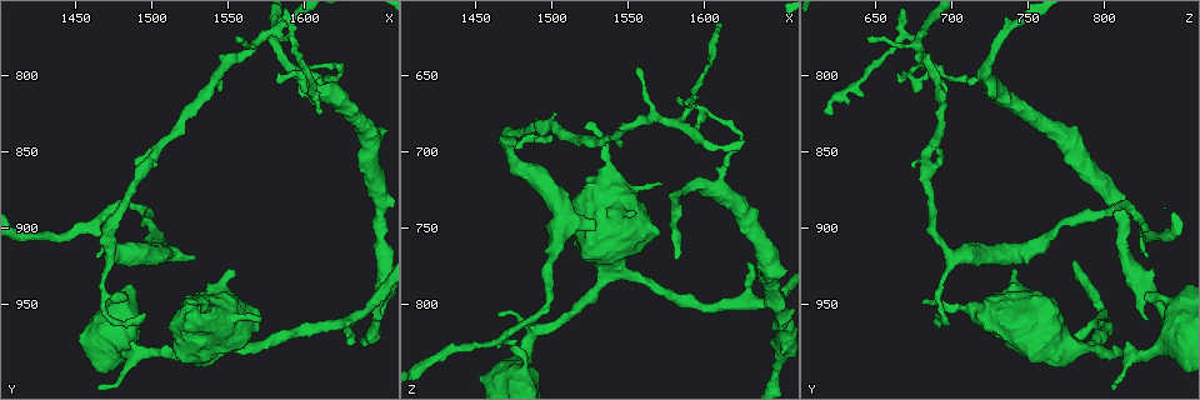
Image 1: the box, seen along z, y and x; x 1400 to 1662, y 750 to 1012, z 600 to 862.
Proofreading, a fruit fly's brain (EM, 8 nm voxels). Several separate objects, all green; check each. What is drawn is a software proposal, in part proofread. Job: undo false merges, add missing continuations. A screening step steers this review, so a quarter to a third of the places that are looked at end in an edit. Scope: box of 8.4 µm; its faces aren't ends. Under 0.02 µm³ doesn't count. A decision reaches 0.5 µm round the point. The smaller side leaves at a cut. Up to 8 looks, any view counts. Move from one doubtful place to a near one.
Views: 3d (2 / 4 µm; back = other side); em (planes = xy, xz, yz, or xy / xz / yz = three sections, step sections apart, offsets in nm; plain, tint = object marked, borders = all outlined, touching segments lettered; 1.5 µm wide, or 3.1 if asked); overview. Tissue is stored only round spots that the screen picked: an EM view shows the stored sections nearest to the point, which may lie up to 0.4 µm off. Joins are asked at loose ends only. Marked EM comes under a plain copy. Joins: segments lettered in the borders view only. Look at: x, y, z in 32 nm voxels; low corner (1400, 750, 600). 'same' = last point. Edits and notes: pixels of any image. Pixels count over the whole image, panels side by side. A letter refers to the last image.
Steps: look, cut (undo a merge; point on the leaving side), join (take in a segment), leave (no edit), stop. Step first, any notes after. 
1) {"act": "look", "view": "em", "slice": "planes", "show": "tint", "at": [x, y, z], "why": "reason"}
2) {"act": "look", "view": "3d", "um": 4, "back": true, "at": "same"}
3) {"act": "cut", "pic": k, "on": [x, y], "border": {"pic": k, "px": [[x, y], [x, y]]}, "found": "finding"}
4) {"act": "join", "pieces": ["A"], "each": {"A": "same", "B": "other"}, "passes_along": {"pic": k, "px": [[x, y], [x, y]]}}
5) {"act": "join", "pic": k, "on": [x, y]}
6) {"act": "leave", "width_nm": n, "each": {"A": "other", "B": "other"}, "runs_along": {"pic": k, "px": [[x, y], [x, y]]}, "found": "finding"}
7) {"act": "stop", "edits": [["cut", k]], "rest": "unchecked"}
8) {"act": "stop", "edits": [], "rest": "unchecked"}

{"act": "look", "view": "3d", "um": 2, "at": [1502, 900, 768], "why": "thick turns thin"}

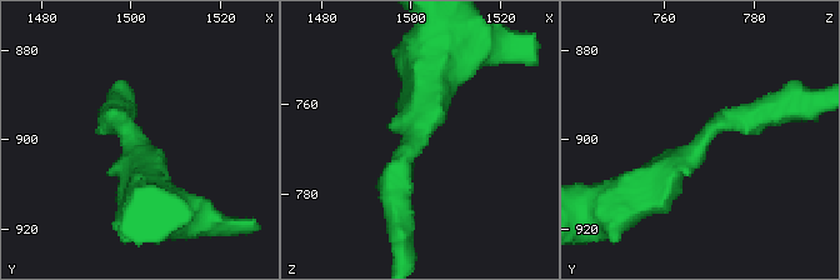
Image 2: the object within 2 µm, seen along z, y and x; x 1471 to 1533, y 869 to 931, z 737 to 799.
{"act": "look", "view": "em", "slice": "planes", "show": "tint", "at": [1501, 901, 768], "why": "need the tissue"}

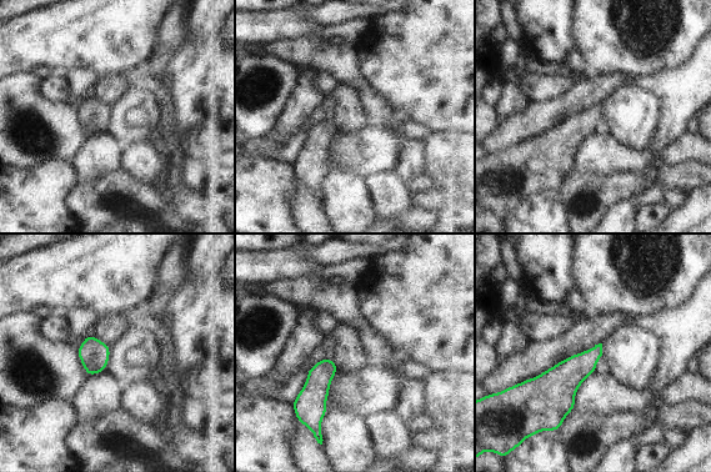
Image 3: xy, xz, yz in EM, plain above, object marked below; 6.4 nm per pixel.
{"act": "look", "view": "em", "slice": "planes", "show": "borders", "at": "same", "why": "what lies round it"}

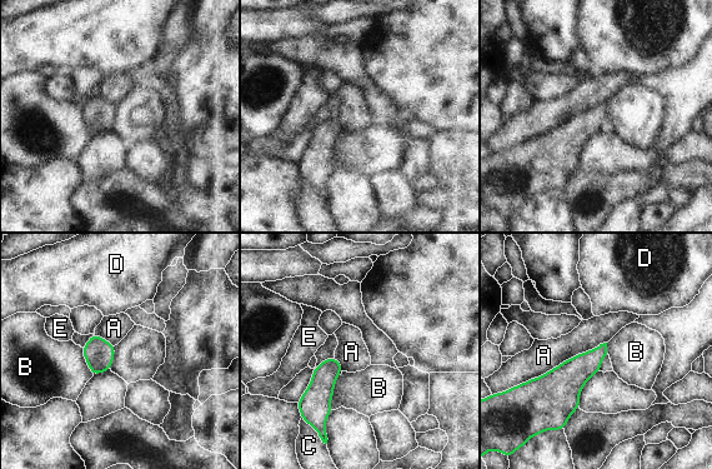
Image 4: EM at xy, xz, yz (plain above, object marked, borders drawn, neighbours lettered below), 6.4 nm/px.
{"act": "leave", "each": {"A": "other", "B": "other", "C": "other", "D": "other", "E": "other"}, "border": {"pic": 4, "px": [[606, 342], [581, 352], [520, 384]]}, "found": "one neuron here"}

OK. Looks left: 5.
{"act": "look", "view": "3d", "um": 4, "at": [1464, 916, 828], "why": "tapers out"}

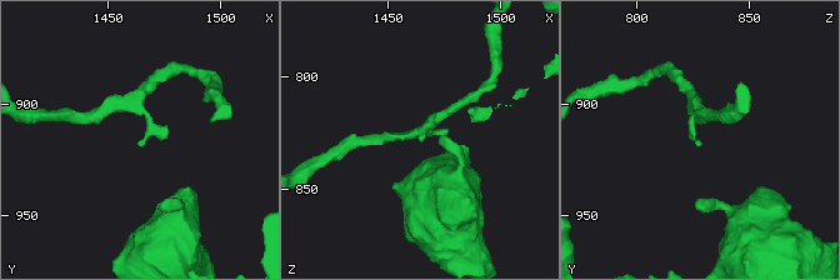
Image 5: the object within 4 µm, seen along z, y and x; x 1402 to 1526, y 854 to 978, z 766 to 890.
{"act": "look", "view": "em", "slice": "planes", "show": "tint", "at": [1463, 916, 830]}

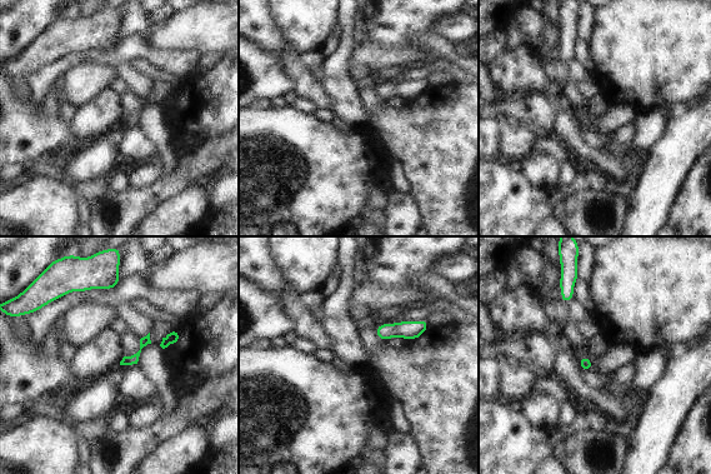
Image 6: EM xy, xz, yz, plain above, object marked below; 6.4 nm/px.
{"act": "look", "view": "em", "slice": "planes", "show": "borders", "at": "same", "why": "what lies round it"}

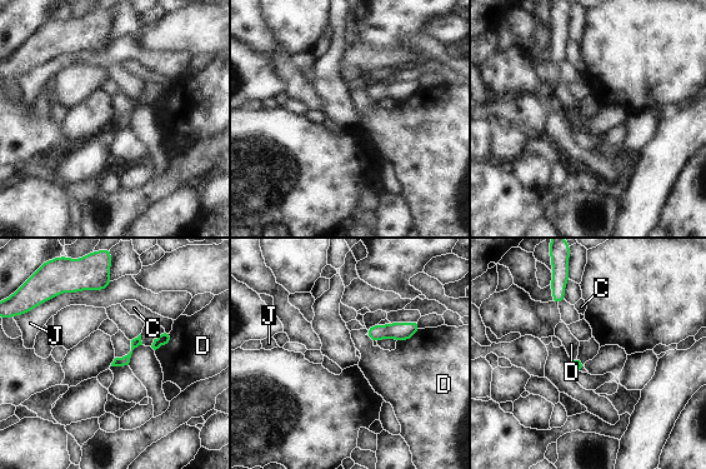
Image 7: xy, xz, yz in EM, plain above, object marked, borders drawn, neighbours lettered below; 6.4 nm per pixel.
{"act": "leave", "longest_contact_nm": ["J", 420], "each": {"C": "other", "D": "other", "J": "other"}, "found": "no lettered segment goes on from it"}

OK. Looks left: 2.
{"act": "look", "view": "em", "slice": "xy", "step": 4, "show": "tint", "at": [1572, 960, 720], "why": "free end"}

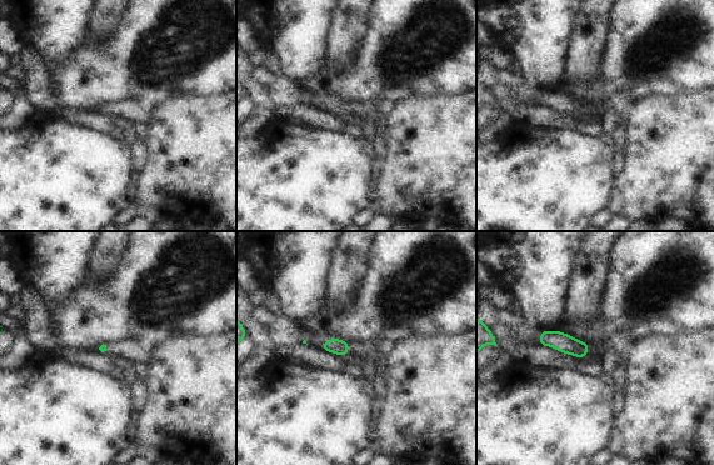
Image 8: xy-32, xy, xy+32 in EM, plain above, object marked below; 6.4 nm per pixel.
{"act": "look", "view": "em", "slice": "xy", "step": 4, "show": "borders", "at": "same", "why": "what lies round it"}

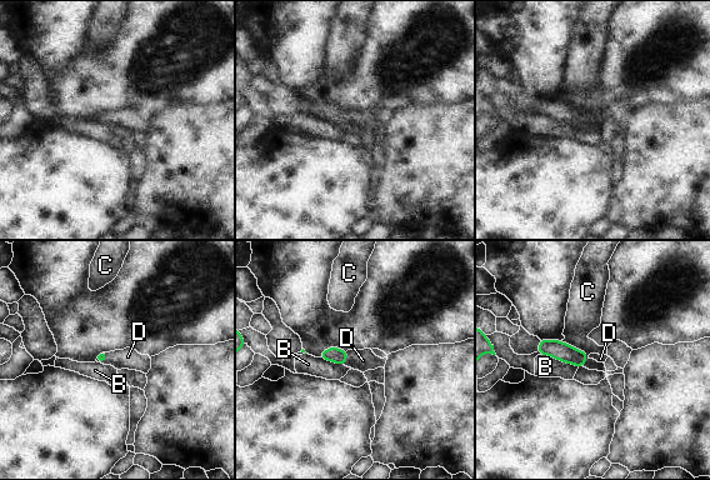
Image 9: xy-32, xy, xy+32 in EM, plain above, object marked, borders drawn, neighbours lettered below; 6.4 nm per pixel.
{"act": "join", "pieces": ["D"], "each": {"B": "other", "C": "other", "D": "same"}, "passes_along": {"pic": 9, "px": [[336, 355], [348, 356], [363, 360]]}, "found": "the neuron continues"}

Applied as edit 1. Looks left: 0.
{"act": "stop", "edits": [["join", 9]], "rest": "unchecked"}

